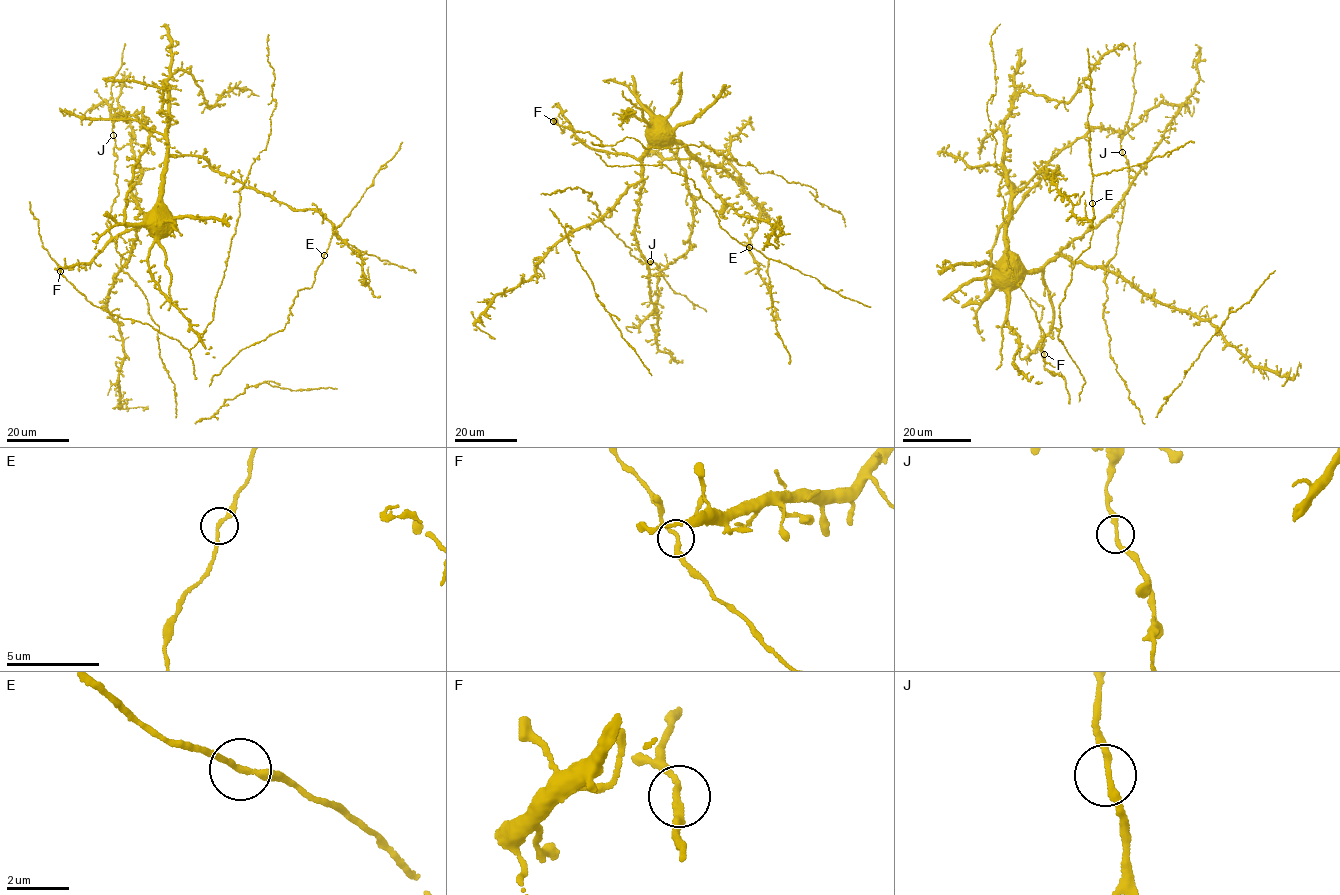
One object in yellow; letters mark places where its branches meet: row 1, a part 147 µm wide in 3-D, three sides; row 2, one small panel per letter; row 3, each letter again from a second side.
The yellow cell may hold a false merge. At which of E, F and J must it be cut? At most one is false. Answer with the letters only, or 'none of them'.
none of them

